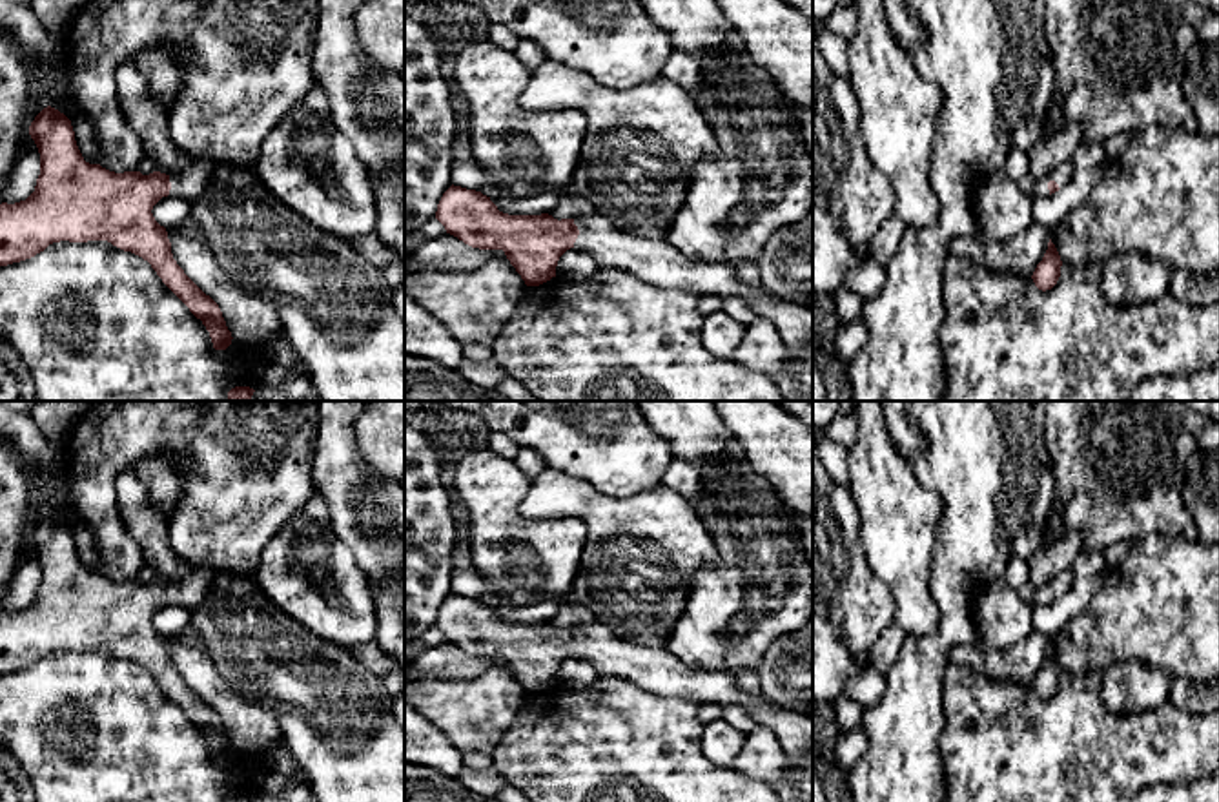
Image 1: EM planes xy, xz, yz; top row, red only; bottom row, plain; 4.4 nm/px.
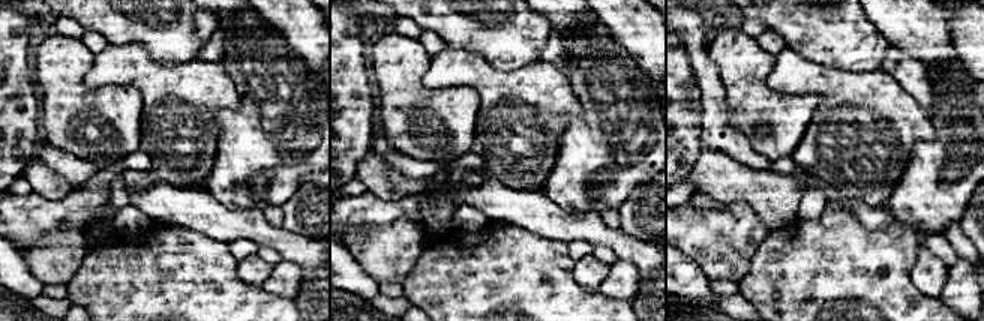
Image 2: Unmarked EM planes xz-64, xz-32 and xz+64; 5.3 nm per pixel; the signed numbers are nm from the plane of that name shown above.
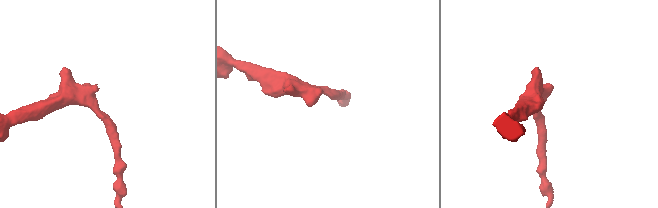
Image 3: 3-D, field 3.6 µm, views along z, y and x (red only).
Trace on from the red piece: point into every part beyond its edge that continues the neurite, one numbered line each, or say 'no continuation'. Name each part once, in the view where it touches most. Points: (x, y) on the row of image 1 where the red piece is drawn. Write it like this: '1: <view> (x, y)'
1: xz (658, 263)

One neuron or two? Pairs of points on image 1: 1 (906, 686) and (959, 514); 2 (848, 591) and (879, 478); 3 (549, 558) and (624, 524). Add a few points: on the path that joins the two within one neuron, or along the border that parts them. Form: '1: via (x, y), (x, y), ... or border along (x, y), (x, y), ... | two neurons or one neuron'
1: via (939, 644), (955, 627), (959, 556) | one neuron
2: border along (853, 502), (864, 560), (882, 580) | two neurons
3: border along (583, 520), (585, 547), (573, 582) | two neurons

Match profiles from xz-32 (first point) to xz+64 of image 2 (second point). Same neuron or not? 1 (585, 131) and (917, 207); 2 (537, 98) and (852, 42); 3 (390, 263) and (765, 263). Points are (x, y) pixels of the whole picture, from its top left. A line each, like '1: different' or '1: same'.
1: same
2: different
3: different

